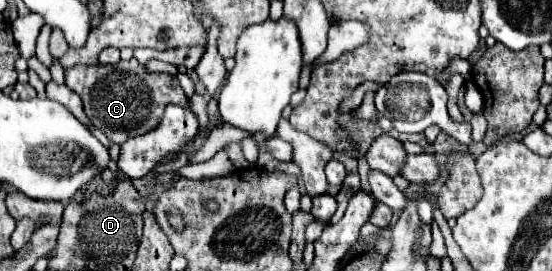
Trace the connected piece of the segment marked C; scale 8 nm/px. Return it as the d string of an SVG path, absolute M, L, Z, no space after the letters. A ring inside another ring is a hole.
M136 59L116 65L76 65L66 69L66 85L84 101L84 111L92 127L100 129L112 143L124 143L130 137L144 135L162 121L168 103L190 109L190 99L184 95L178 79L166 73L148 73Z

